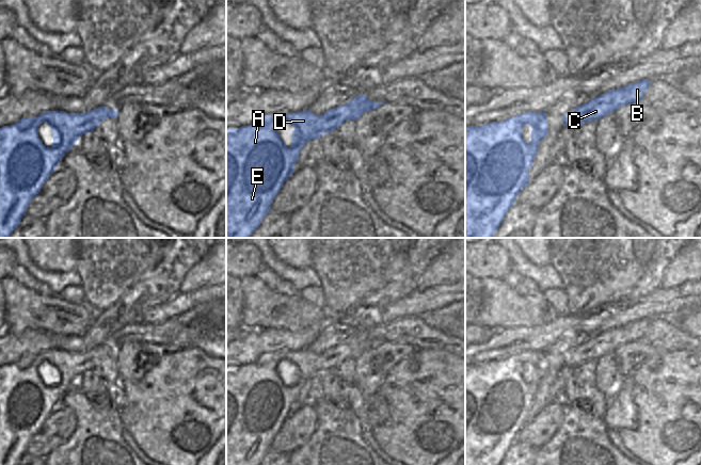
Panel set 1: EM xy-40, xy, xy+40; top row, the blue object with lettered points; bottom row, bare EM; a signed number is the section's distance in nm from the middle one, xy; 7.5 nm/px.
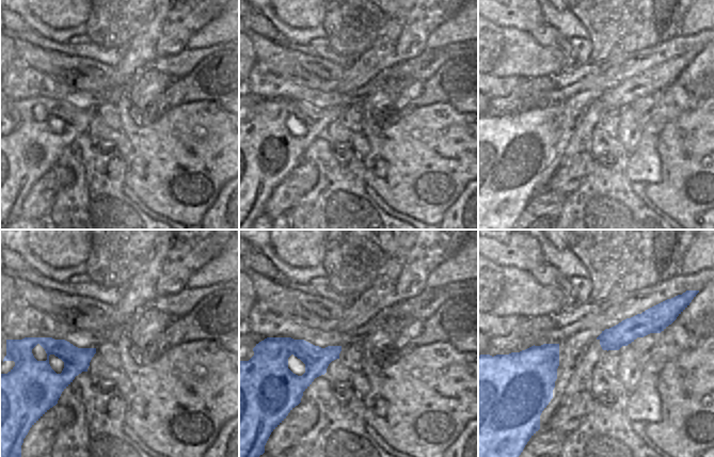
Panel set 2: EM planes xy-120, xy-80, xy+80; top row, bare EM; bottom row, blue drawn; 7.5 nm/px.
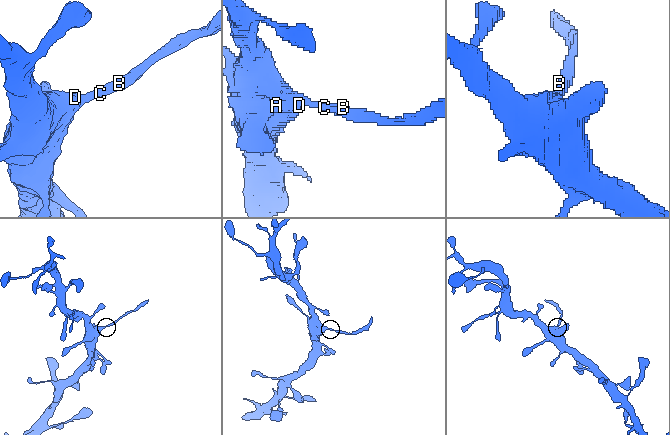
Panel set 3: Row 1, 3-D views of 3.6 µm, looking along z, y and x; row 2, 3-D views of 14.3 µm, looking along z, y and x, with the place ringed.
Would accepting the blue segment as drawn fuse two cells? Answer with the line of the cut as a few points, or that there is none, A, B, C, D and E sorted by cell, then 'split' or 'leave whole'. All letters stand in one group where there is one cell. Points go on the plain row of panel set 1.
xy+40 (585, 342), (584, 359) | A D E / B C | split

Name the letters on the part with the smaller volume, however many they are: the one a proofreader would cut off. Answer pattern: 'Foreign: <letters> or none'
Foreign: B, C

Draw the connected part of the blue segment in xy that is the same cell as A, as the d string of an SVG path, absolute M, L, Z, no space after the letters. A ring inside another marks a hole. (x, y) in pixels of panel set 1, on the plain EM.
M347 343L330 348L321 354L315 354L308 349L296 352L276 352L264 354L255 363L240 367L226 368L226 465L259 465L262 458L270 450L271 443L284 421L294 411L294 404L303 385L313 378L319 378L325 371L333 371L344 363L347 353ZM287 360L296 368L292 370L291 385L287 386L277 372L277 366Z

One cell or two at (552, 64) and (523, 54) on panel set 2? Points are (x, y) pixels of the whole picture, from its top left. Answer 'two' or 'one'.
one

